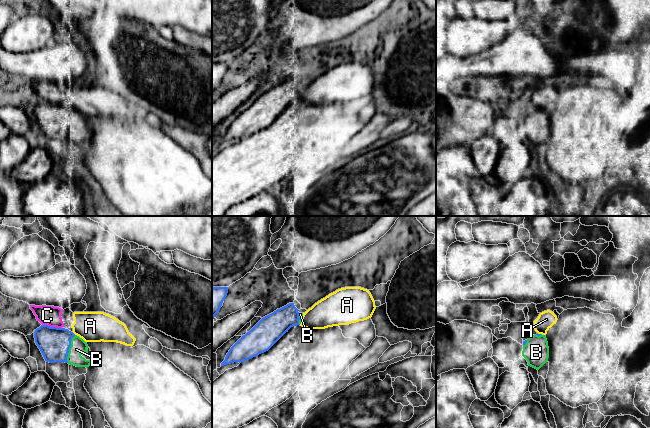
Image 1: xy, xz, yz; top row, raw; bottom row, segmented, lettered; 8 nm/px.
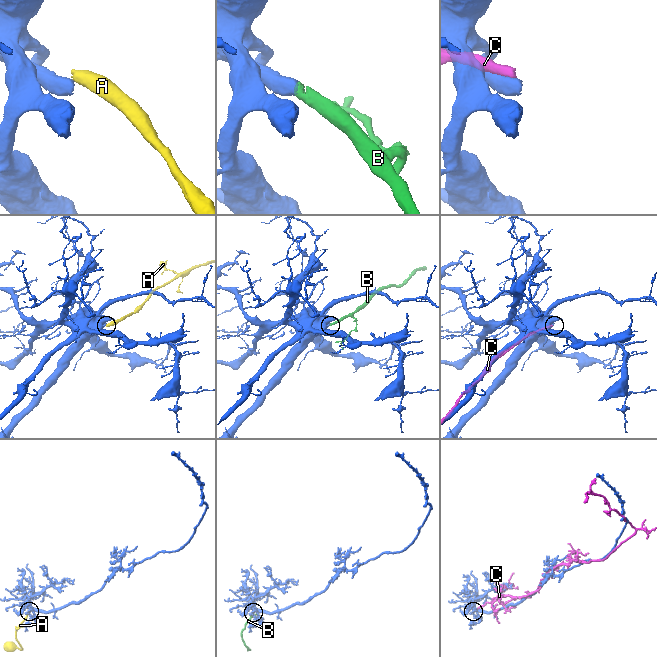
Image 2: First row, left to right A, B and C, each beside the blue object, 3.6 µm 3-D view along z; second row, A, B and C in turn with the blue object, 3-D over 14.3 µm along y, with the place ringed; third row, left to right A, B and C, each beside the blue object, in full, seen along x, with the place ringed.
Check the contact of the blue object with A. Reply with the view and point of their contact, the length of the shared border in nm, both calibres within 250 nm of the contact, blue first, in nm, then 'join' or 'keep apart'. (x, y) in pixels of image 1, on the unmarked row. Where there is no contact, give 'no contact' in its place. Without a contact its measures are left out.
xy (73, 109) | 40 nm | 260/240 nm | keep apart

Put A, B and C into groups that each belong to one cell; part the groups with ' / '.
A C / B

